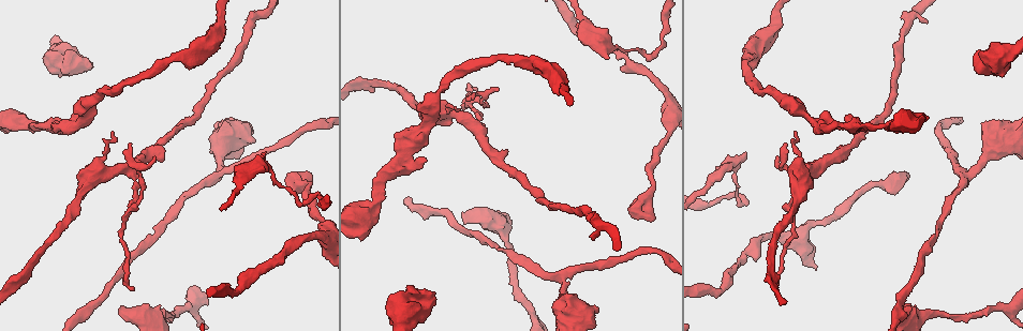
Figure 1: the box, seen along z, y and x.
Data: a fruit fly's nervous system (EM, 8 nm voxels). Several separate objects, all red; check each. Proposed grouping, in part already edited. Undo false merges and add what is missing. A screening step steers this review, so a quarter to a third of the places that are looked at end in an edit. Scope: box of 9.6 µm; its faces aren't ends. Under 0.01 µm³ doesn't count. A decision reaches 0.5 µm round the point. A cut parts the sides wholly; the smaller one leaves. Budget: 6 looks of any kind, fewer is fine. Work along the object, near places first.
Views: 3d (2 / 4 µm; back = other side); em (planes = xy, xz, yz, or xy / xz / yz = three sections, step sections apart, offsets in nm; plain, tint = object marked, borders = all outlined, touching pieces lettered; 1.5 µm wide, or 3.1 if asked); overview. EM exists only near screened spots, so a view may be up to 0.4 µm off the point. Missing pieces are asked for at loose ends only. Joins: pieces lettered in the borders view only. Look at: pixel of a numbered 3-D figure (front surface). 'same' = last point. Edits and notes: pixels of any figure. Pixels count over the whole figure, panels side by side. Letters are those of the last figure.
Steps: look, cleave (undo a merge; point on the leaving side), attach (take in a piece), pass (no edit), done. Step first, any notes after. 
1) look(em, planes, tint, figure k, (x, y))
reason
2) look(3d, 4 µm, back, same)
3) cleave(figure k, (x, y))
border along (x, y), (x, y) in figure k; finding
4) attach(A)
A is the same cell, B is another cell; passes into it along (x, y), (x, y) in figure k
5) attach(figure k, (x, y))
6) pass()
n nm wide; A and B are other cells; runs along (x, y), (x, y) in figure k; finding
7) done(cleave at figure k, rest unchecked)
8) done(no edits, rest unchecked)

look(3d, 2 µm, figure 1, (385, 176))
two arms at a narrow angle

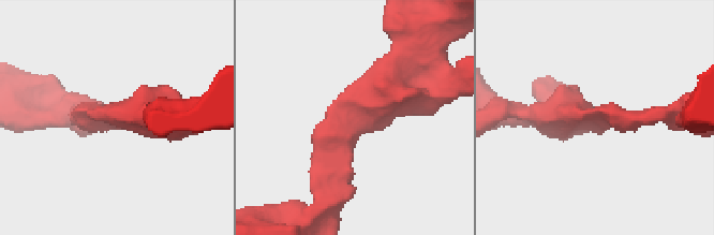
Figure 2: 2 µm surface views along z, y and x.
look(em, xy, step 8, tint, figure 2, (592, 118))
4 arms; now the EM

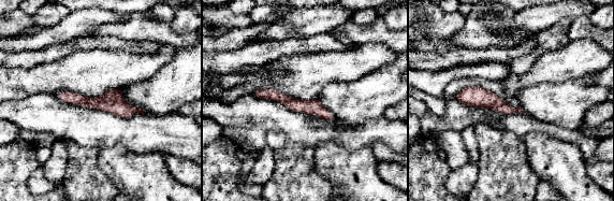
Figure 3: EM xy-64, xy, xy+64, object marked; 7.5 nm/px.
look(em, planes, borders, same)
cut it another way

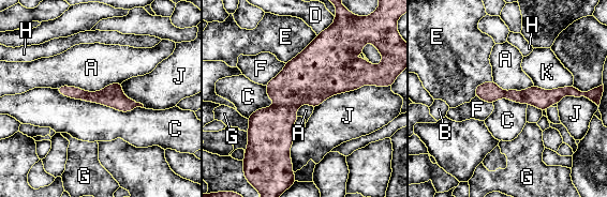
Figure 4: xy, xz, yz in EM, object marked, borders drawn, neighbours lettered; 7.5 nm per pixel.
pass()
A, B, C, D, E, F, G, H, J and K are other cells; border along (121, 81), (97, 91), (56, 88) in figure 4; all the same neuron

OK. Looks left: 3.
look(3d, 4 µm, figure 1, (130, 209))
arms part here

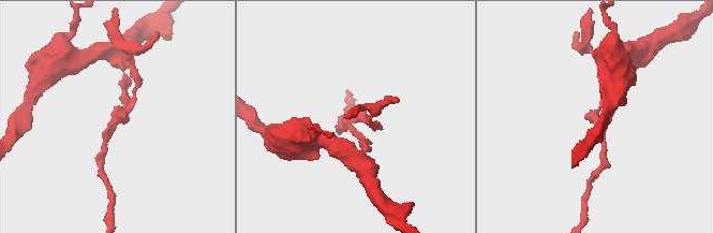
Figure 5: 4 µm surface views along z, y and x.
look(em, planes, plain, figure 5, (354, 131))
3 arms

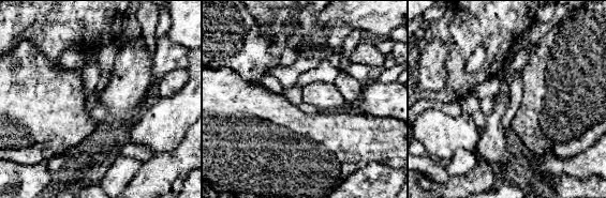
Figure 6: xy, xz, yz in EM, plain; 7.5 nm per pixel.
look(em, planes, borders, same)
see the neighbours

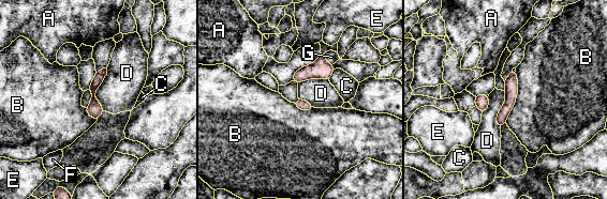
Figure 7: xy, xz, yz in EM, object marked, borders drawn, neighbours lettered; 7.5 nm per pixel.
pass()
80 nm wide; A, B, C, D, E, F and G are other cells; runs along (514, 74), (509, 104), (500, 123) in figure 7; all the same neuron

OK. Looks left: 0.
done(no edits, rest unchecked)

